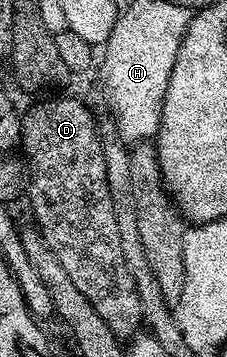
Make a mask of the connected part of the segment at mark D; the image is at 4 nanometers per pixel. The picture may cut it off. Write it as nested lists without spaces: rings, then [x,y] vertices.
[[[72,96],[44,100],[34,105],[28,113],[23,113],[20,138],[25,152],[23,155],[30,161],[30,183],[26,188],[26,197],[32,203],[32,212],[36,215],[35,227],[46,246],[54,250],[54,258],[62,262],[62,270],[66,270],[74,286],[86,294],[90,306],[98,310],[102,322],[106,322],[106,326],[110,326],[117,336],[128,338],[141,327],[144,311],[138,296],[138,286],[122,254],[122,238],[118,232],[118,218],[114,212],[104,161],[104,144],[96,134],[95,124],[91,110]]]

